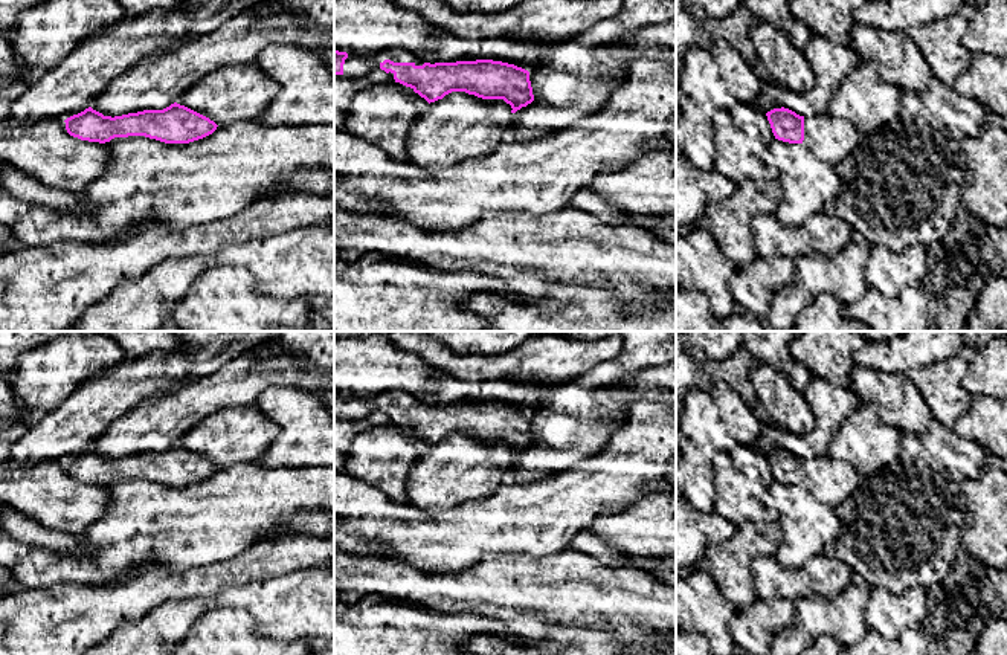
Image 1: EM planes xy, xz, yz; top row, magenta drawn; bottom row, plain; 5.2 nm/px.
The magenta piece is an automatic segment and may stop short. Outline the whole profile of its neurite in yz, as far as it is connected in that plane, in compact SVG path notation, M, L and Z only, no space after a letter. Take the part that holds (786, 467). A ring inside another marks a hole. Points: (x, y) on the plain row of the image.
M774 450L766 455L775 481L789 486L804 486L819 502L841 505L867 479L850 464L835 461L827 455L799 458L789 450Z

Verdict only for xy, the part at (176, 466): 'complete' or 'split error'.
complete

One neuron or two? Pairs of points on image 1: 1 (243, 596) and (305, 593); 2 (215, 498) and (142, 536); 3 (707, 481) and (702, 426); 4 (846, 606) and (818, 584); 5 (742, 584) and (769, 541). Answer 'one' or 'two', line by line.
1: one
2: one
3: one
4: two
5: one

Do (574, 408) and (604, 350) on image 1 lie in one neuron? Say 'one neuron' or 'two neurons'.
two neurons

